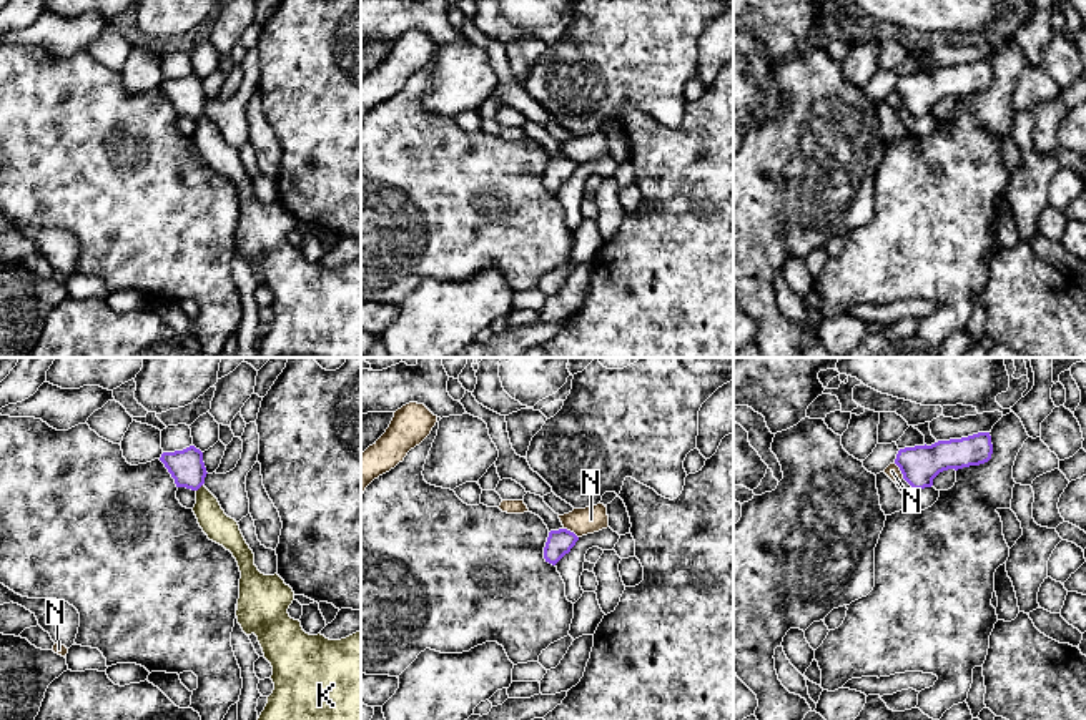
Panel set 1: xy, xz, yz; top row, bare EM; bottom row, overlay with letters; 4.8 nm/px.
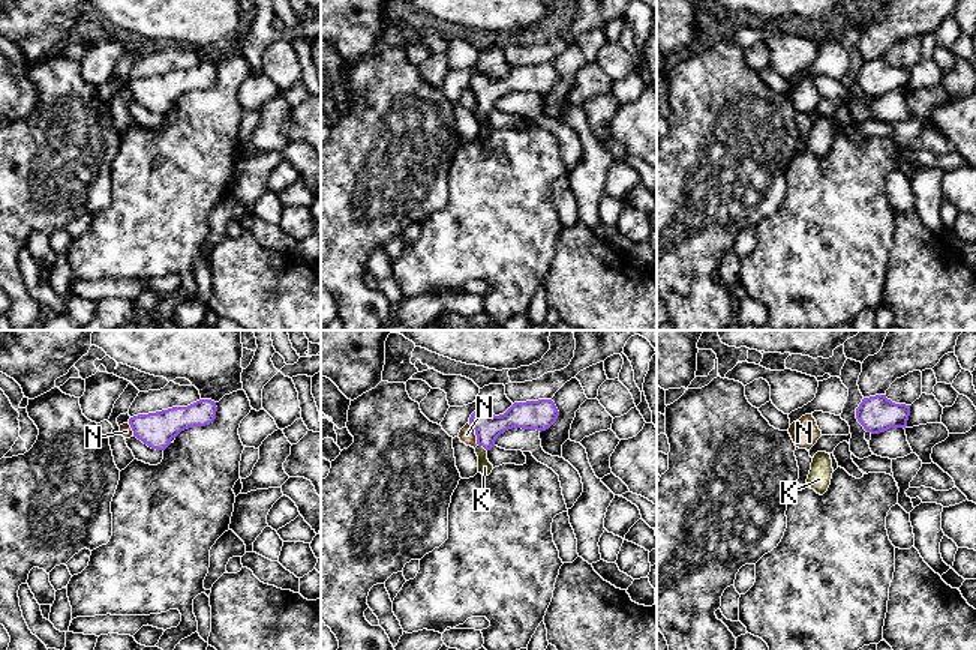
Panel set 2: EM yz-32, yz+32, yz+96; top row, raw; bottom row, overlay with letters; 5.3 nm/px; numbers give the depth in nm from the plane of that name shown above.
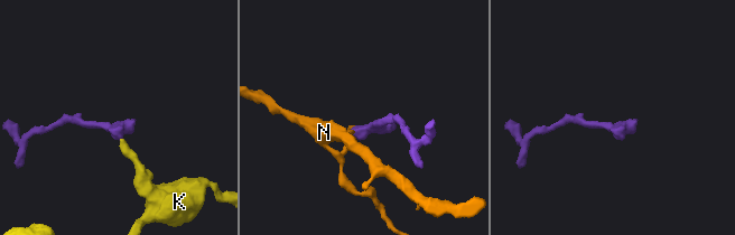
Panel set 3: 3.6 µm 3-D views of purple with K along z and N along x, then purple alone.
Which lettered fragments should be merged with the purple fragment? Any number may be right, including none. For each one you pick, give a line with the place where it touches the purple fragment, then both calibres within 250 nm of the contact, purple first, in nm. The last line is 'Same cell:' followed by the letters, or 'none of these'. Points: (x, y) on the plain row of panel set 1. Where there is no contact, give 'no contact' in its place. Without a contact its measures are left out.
K: xy (200, 113) | 170/140 nm
Same cell: K

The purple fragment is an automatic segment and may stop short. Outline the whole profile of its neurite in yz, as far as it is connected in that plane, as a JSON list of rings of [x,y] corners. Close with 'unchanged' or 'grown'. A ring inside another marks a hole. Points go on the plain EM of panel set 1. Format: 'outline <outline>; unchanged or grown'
outline [[[978,60],[961,67],[938,68],[931,73],[900,76],[895,91],[913,116],[933,113],[933,106],[948,96],[980,93],[991,86],[990,60]]]; unchanged

